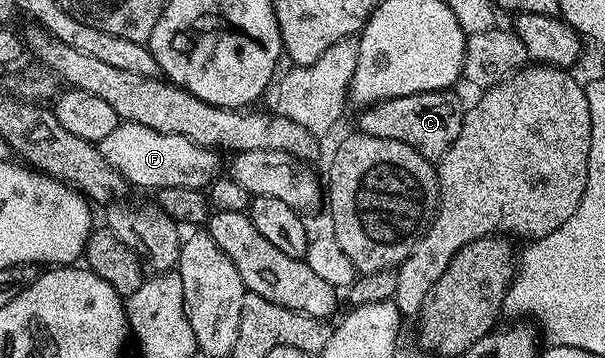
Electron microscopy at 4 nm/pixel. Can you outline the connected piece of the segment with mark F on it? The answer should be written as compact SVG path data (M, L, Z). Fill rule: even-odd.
M121 120L98 142L97 149L107 162L124 178L126 185L156 190L167 186L205 190L216 180L221 171L221 160L212 148L191 142L179 134L160 133L139 122Z

